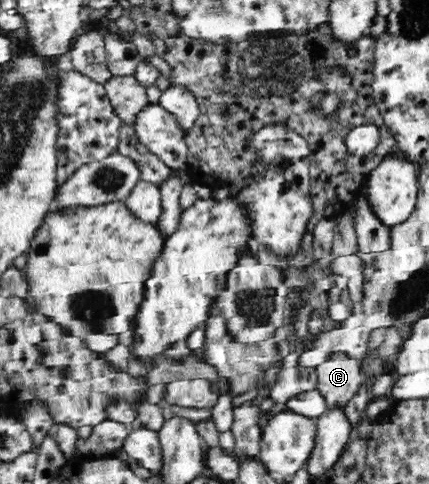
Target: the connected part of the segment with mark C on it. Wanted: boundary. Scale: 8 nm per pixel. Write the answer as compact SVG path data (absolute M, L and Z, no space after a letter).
M332 352L314 369L317 388L326 398L328 407L346 405L367 381L362 373L361 360L354 359L348 352Z

